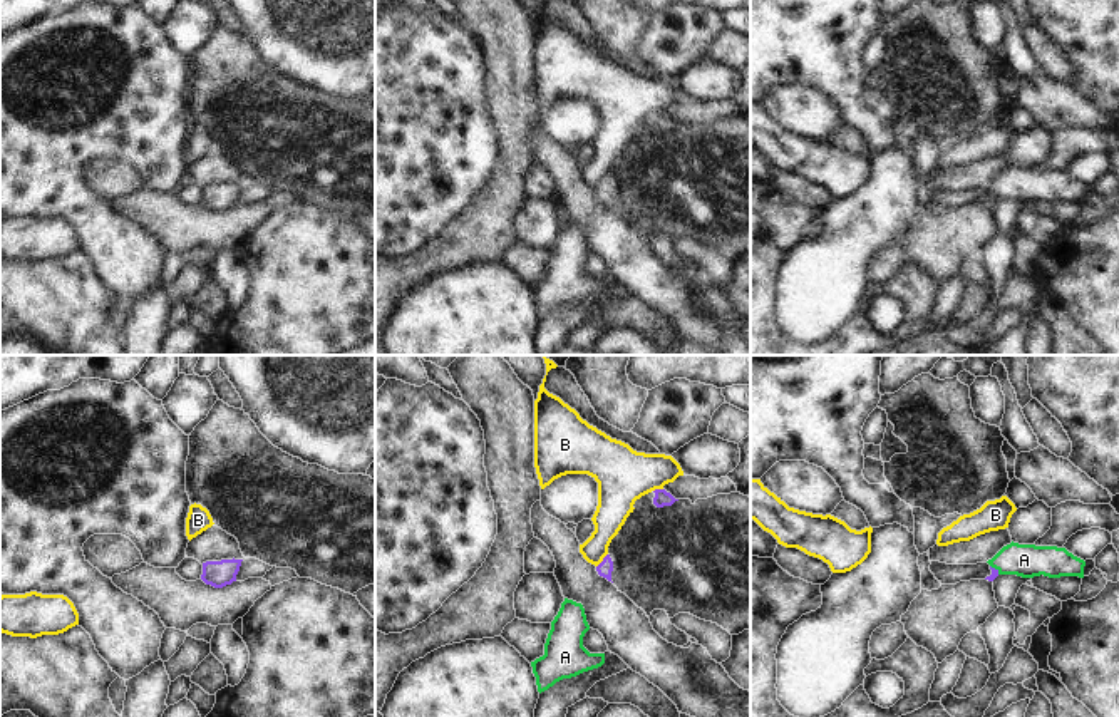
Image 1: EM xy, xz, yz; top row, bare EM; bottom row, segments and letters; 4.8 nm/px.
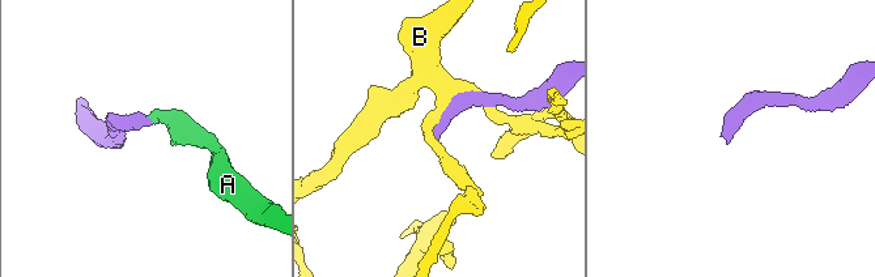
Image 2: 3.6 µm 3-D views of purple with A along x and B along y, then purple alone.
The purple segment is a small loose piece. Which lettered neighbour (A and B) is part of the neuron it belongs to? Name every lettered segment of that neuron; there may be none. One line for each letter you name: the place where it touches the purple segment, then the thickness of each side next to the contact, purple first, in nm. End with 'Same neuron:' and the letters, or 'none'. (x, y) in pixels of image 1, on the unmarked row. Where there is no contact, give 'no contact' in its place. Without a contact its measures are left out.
A: yz (995, 195) | 40/160 nm
Same neuron: A

